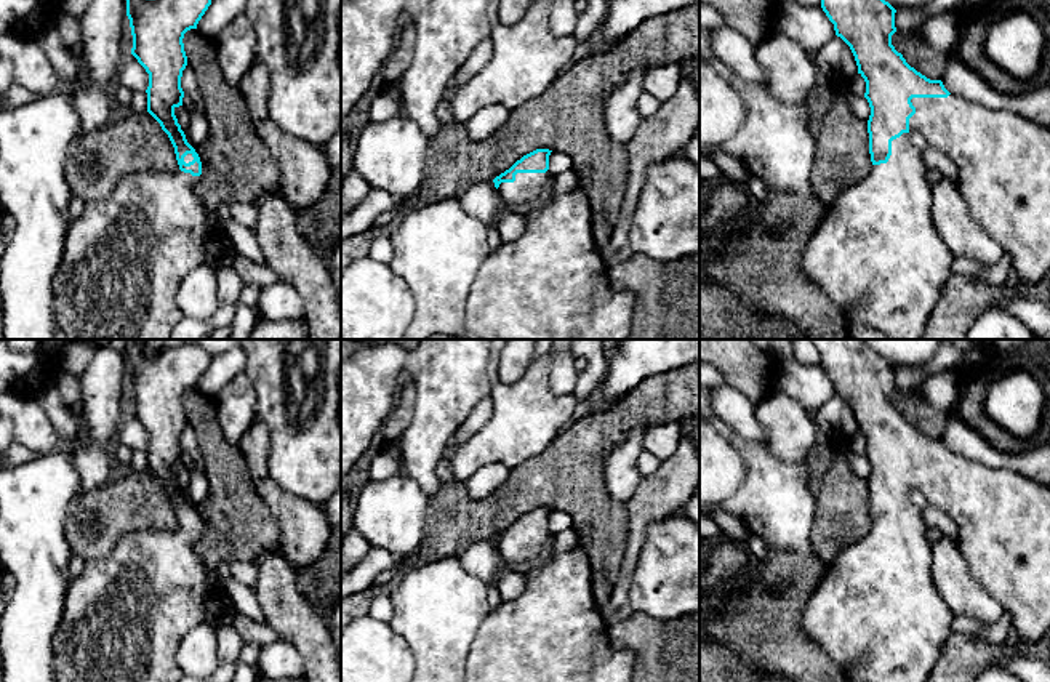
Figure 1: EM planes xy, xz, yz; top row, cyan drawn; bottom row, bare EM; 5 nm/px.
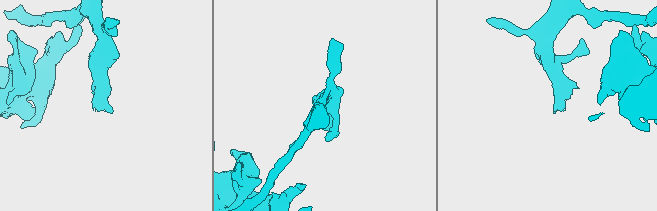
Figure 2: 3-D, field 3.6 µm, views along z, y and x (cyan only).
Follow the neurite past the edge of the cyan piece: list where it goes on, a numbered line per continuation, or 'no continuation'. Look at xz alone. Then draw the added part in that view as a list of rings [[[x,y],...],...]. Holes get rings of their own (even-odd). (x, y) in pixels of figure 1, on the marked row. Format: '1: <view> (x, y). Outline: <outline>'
1: xz (527, 186). Outline: [[[549,170],[546,173],[517,173],[514,183],[499,184],[498,194],[507,207],[530,202],[541,192],[549,176]]]

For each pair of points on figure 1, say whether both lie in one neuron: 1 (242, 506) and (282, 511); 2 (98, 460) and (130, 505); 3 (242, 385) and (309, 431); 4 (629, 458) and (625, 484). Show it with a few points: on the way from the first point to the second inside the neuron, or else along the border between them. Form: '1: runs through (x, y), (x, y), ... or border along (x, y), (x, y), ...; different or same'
1: border along (250, 477), (256, 493), (279, 527), (280, 546); different
2: border along (108, 479), (101, 485), (80, 493); different
3: border along (244, 372), (256, 396), (258, 418); different
4: runs through (625, 465), (625, 477); same

